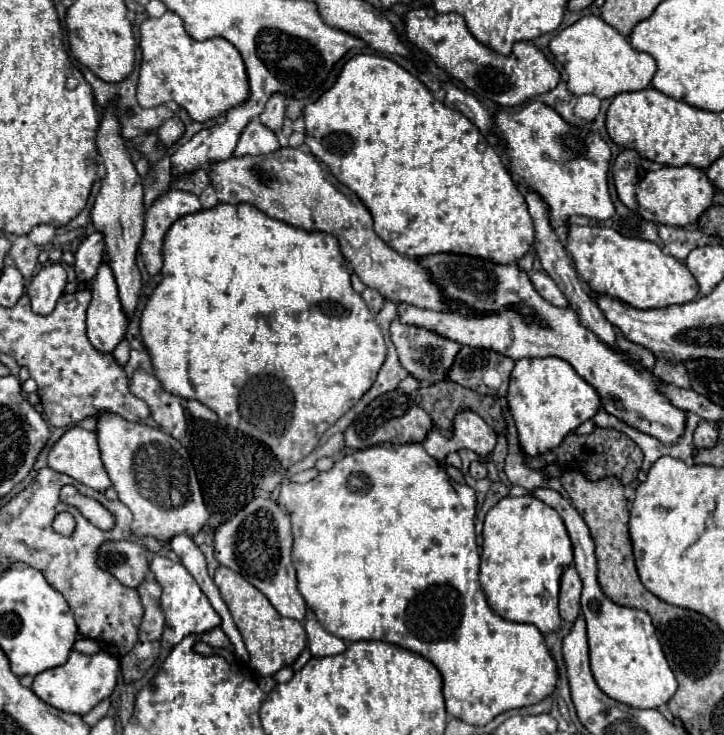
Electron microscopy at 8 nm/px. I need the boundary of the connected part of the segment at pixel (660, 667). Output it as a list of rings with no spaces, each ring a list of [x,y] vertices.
[[[535,490],[535,496],[555,508],[563,518],[567,532],[573,542],[575,568],[583,580],[581,594],[581,612],[587,622],[587,639],[589,646],[590,667],[597,686],[613,700],[623,702],[631,708],[659,708],[667,704],[677,692],[677,680],[665,660],[663,648],[655,636],[655,626],[647,612],[637,608],[625,608],[613,604],[601,590],[597,582],[597,562],[595,562],[595,544],[589,534],[587,524],[579,512],[571,506],[567,498],[553,490]]]

